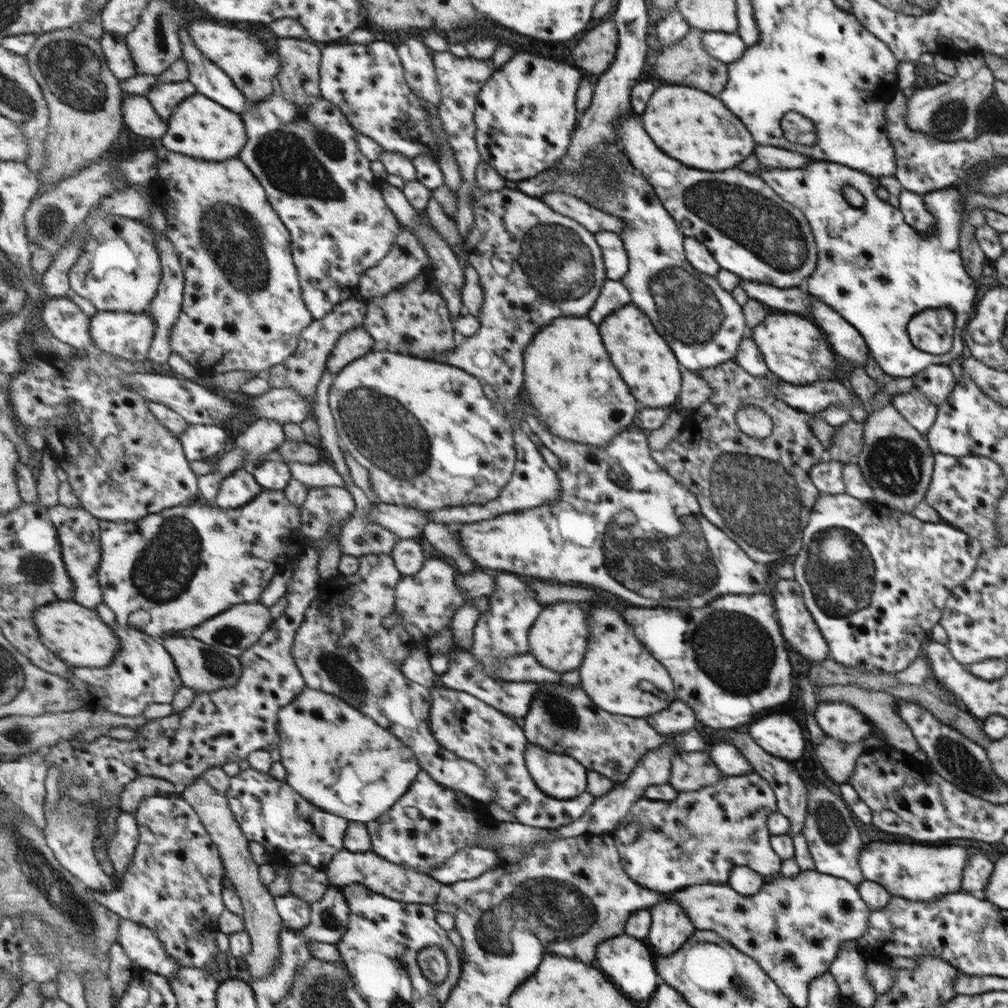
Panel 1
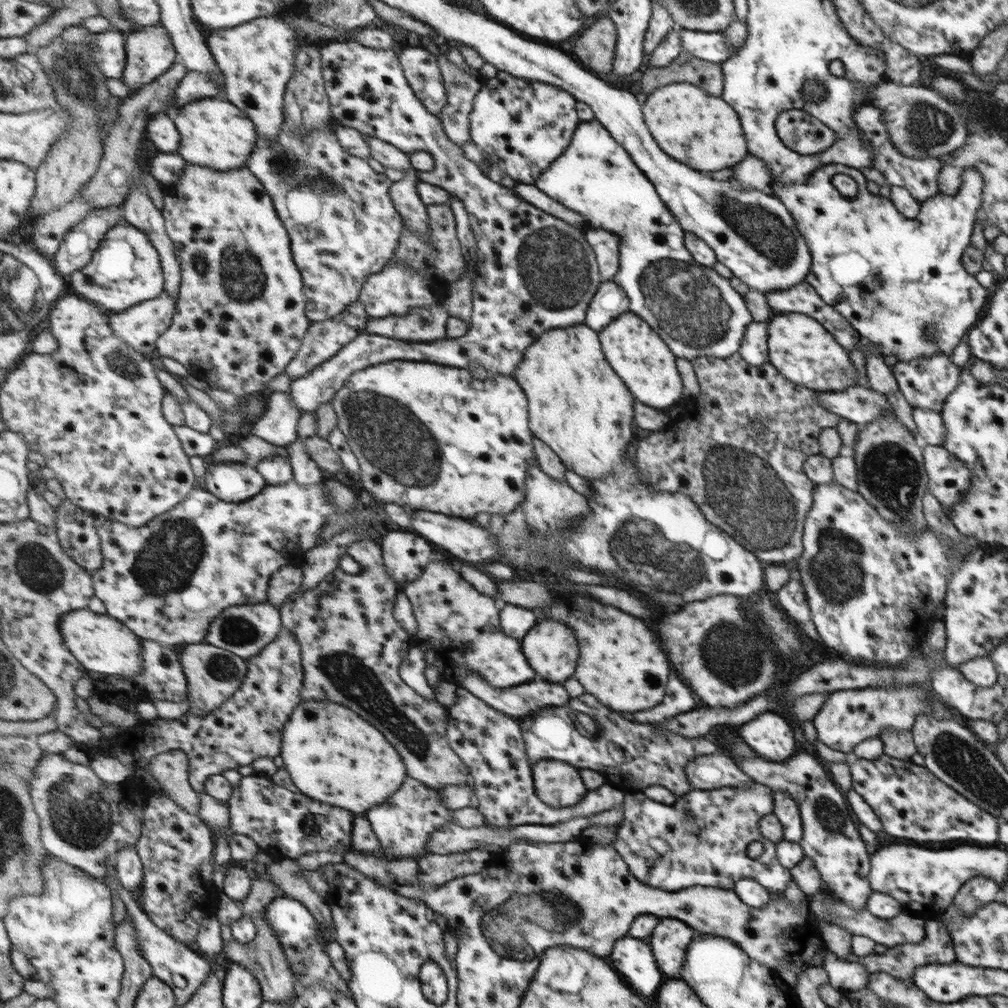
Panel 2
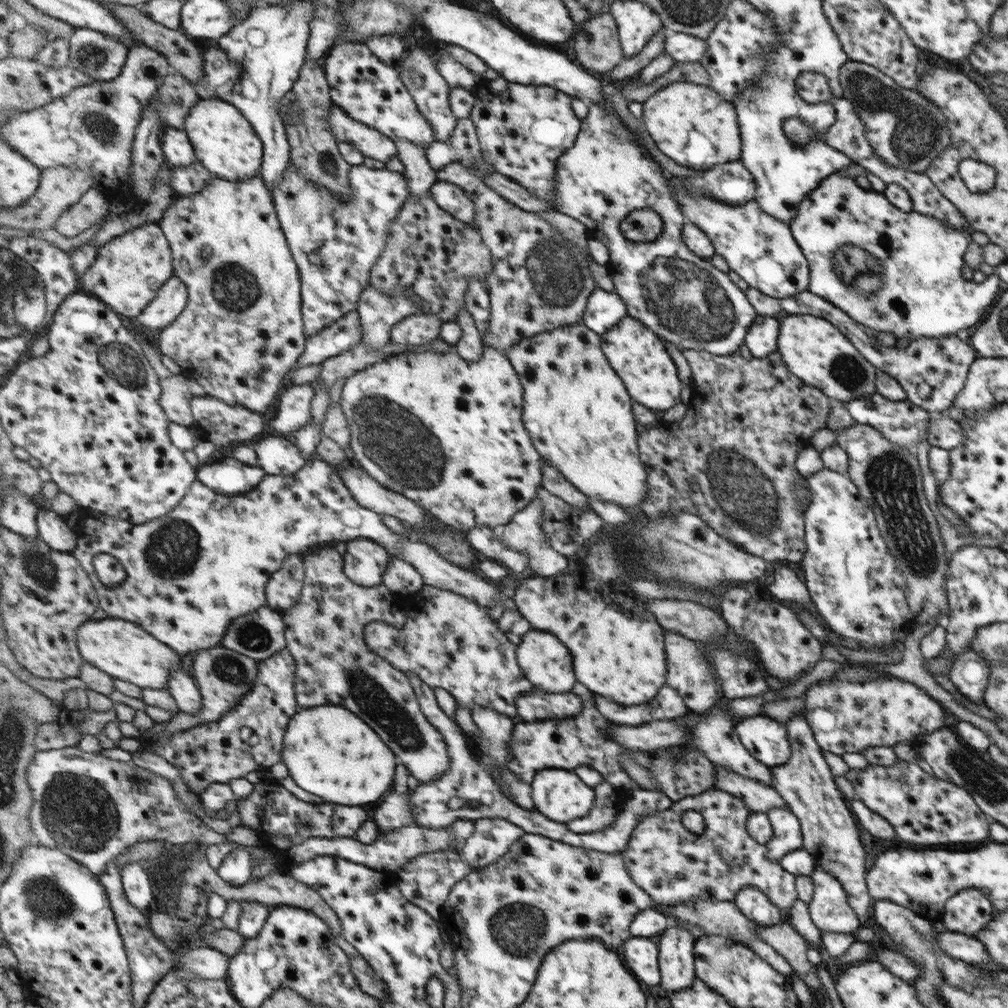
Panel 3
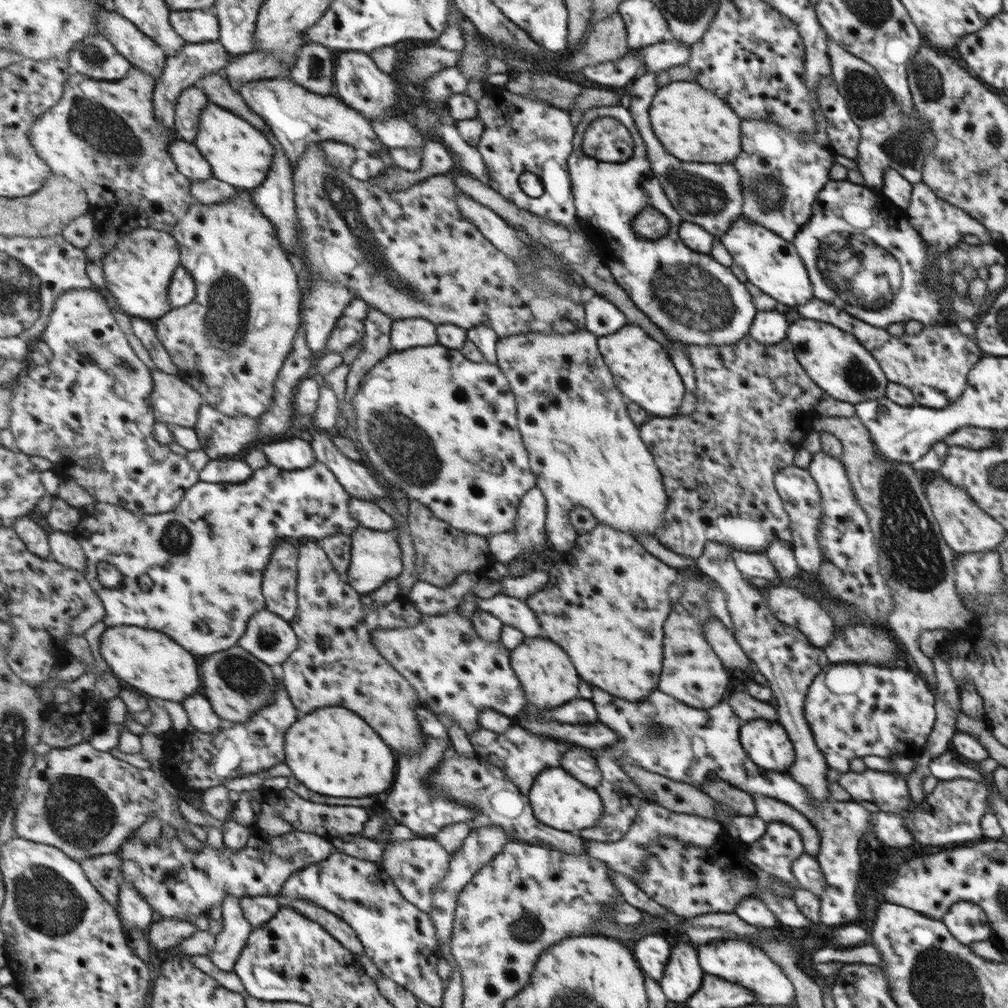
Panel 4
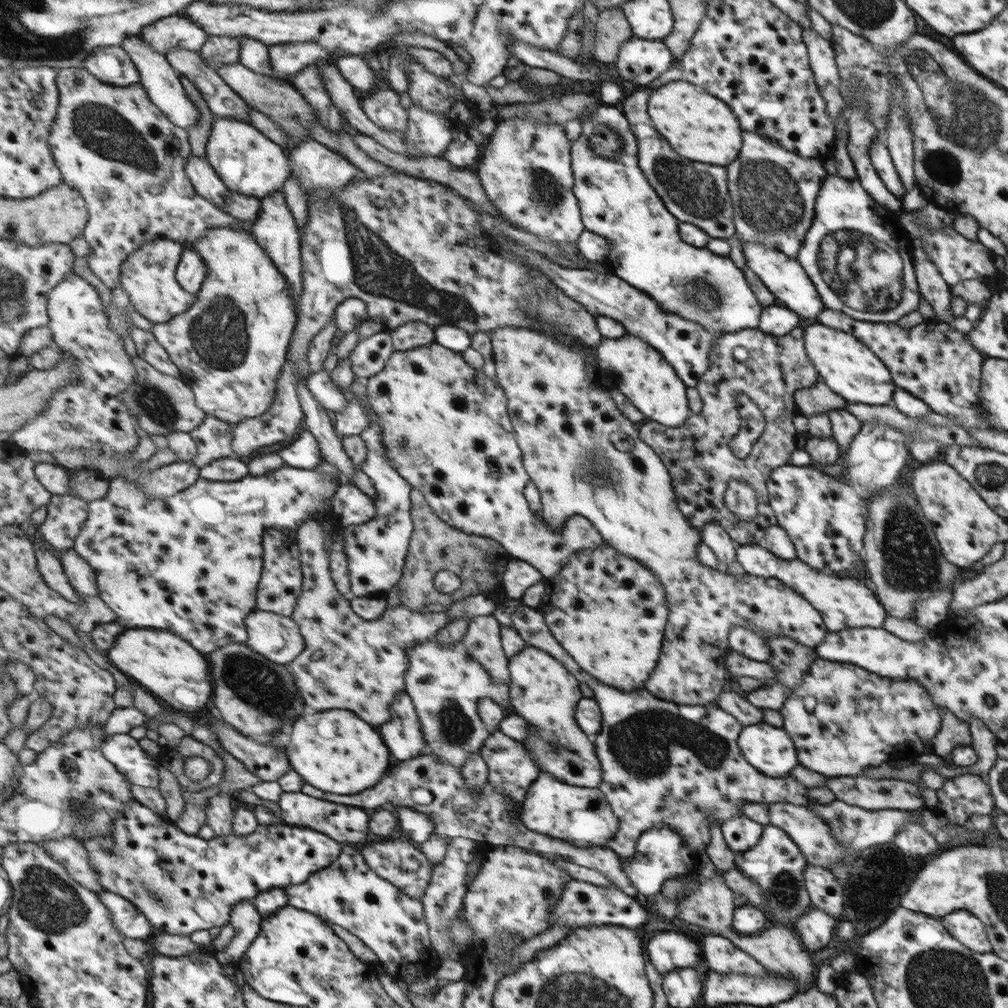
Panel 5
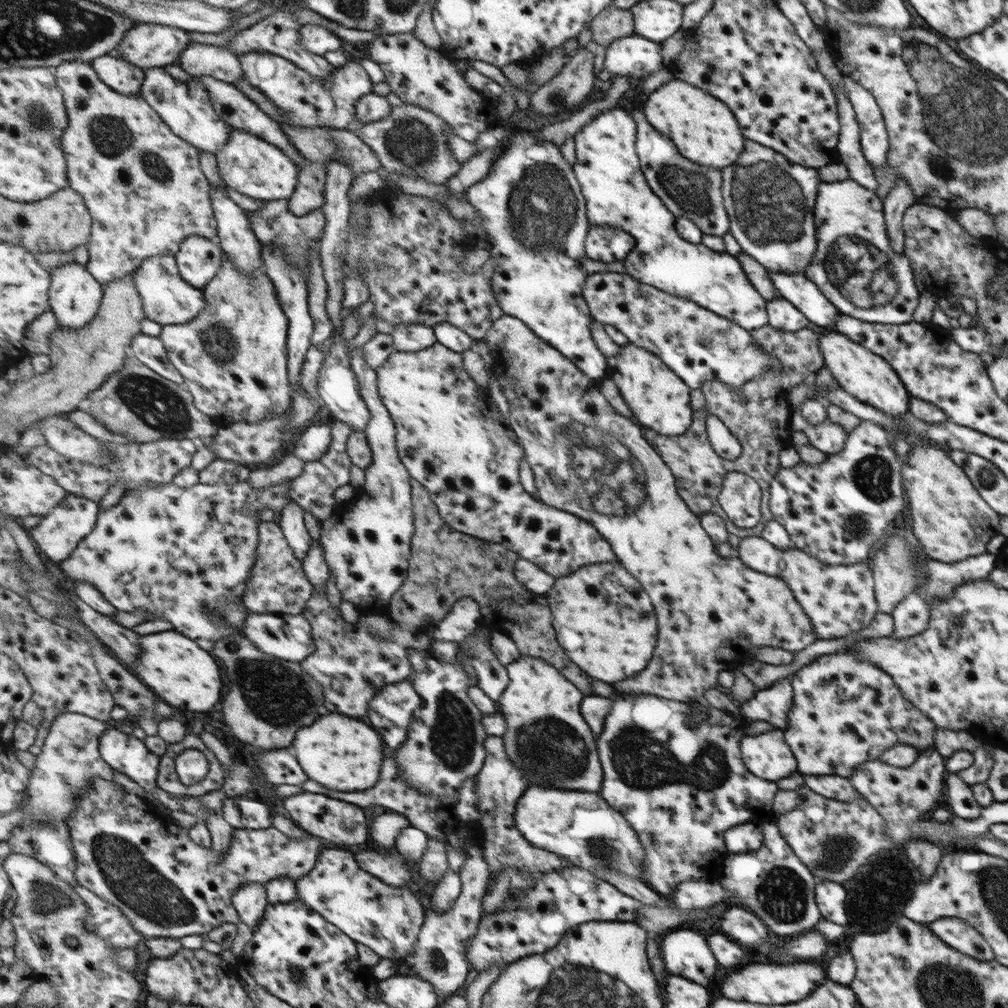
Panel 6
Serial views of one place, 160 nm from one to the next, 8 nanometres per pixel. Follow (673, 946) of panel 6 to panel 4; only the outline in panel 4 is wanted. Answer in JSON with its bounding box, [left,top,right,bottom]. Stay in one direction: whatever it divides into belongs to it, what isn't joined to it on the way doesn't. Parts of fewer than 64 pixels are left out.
[635,935,671,979]

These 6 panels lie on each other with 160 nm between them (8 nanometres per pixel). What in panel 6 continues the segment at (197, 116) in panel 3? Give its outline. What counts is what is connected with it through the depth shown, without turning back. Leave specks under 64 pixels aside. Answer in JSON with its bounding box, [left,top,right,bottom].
[217,127,299,202]

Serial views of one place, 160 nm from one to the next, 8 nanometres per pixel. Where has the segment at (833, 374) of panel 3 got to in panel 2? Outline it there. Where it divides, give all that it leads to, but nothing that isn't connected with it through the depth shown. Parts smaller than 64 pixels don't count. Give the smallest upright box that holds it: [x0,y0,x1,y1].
[767,312,858,391]

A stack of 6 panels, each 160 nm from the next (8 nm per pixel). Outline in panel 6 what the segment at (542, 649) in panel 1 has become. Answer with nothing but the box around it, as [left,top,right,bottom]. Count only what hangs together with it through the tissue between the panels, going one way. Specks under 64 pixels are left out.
[497,657,602,792]

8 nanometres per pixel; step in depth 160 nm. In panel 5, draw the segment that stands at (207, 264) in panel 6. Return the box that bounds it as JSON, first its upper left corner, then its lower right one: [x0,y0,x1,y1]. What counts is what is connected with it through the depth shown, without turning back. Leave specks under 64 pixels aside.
[178,245,208,296]

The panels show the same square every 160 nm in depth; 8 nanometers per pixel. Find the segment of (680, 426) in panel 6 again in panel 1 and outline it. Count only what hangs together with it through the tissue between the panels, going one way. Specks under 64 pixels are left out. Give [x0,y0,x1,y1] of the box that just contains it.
[599,302,681,408]

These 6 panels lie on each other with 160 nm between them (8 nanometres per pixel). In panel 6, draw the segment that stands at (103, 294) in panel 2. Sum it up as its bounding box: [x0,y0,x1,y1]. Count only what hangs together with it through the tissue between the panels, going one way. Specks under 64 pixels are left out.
[134,255,205,326]

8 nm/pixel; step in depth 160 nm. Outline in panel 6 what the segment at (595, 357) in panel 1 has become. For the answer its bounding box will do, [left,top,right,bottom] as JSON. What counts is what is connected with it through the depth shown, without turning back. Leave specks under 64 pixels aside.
[484,315,818,704]

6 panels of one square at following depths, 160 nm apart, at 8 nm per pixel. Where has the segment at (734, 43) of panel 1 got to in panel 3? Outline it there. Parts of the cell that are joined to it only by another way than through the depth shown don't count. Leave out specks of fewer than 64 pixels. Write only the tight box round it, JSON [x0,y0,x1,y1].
[662,32,705,62]

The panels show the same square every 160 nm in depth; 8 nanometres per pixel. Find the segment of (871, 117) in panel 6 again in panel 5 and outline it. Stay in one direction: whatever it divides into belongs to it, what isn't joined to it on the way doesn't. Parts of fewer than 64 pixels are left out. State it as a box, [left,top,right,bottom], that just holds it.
[869,134,907,202]

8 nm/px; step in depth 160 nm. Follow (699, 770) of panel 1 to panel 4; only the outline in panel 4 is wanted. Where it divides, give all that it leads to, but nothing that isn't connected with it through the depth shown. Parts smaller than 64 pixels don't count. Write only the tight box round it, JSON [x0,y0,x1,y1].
[751,794,821,857]

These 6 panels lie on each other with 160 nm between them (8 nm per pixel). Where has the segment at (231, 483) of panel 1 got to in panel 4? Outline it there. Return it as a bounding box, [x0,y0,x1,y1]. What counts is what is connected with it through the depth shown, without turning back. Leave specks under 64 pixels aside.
[200,459,254,483]

